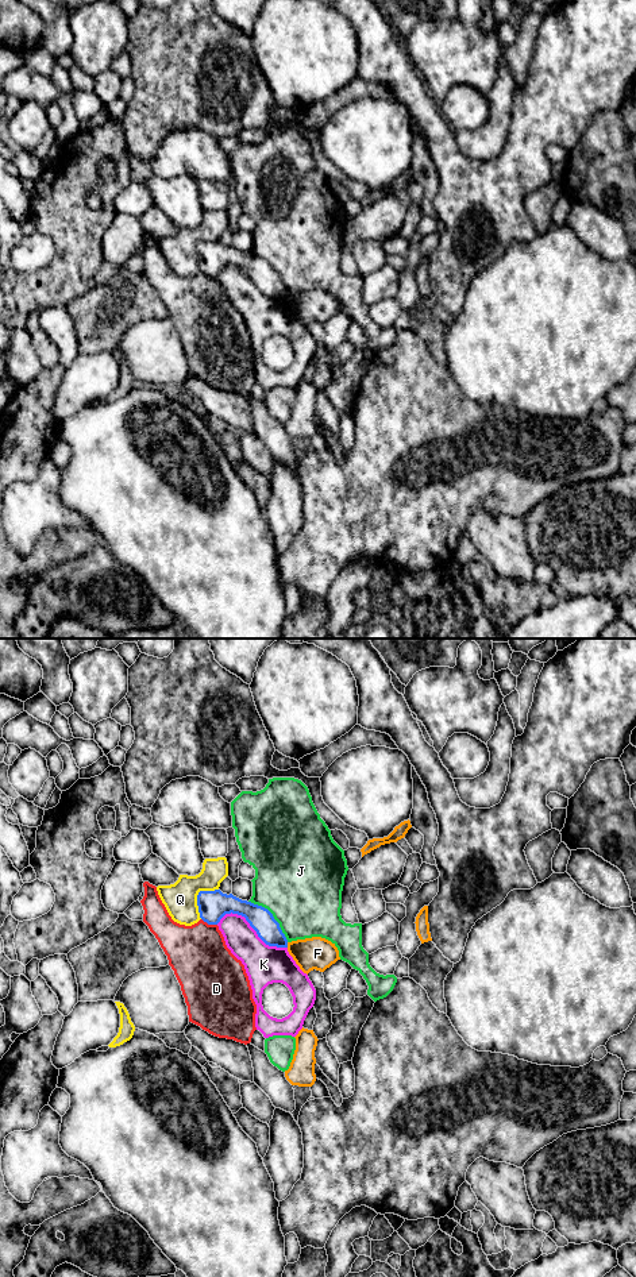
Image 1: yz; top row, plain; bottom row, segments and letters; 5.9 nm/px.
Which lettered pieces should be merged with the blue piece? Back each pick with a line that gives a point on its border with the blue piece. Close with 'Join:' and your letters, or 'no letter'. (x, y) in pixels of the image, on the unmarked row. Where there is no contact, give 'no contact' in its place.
Join: no letter

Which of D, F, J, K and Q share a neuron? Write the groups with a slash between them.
D / F / J / K / Q

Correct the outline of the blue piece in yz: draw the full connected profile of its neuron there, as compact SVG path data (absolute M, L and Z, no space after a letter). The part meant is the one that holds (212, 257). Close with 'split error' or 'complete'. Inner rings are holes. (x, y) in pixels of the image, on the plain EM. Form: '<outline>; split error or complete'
M220 242L200 243L197 247L200 270L208 277L217 277L226 266L238 266L246 270L258 289L269 298L288 300L288 292L273 266L258 256L242 252Z; complete

